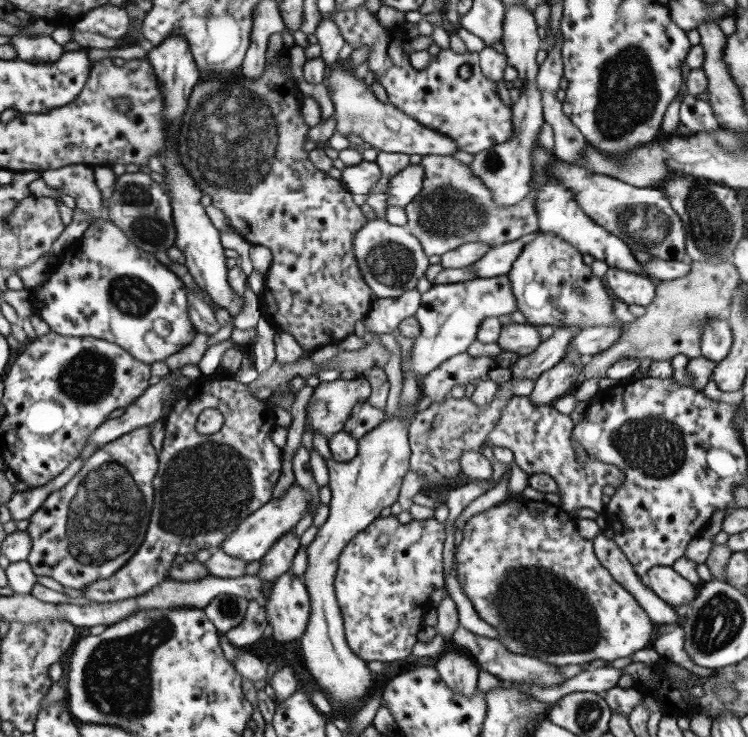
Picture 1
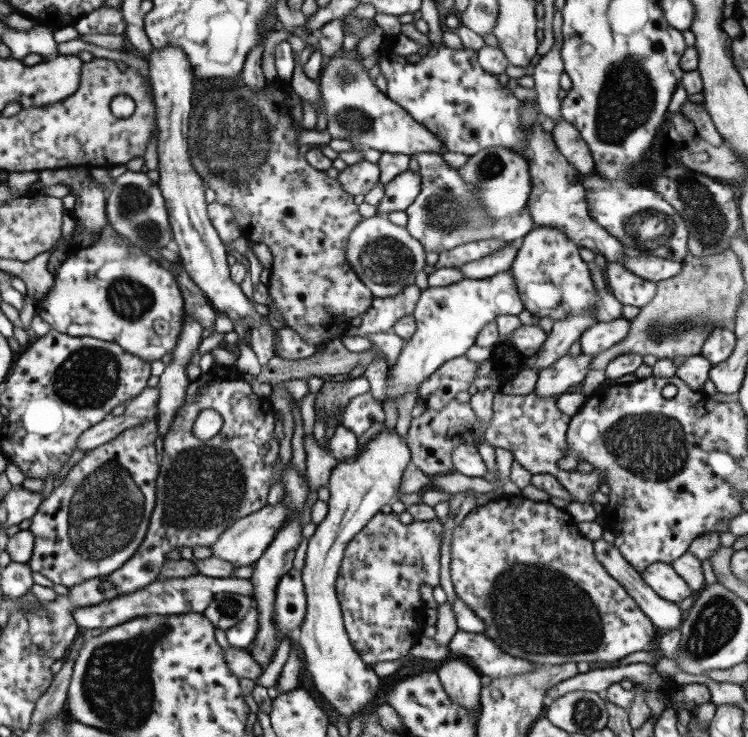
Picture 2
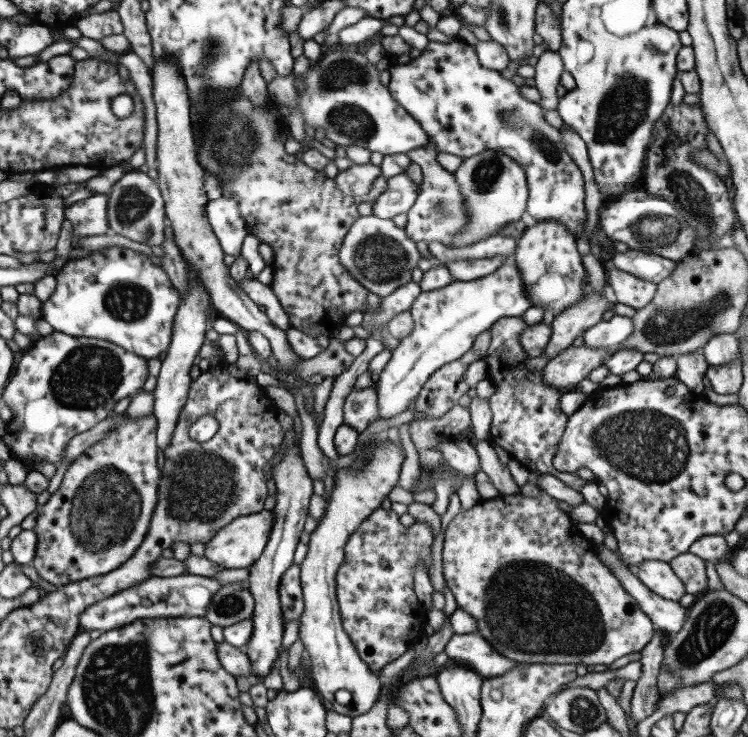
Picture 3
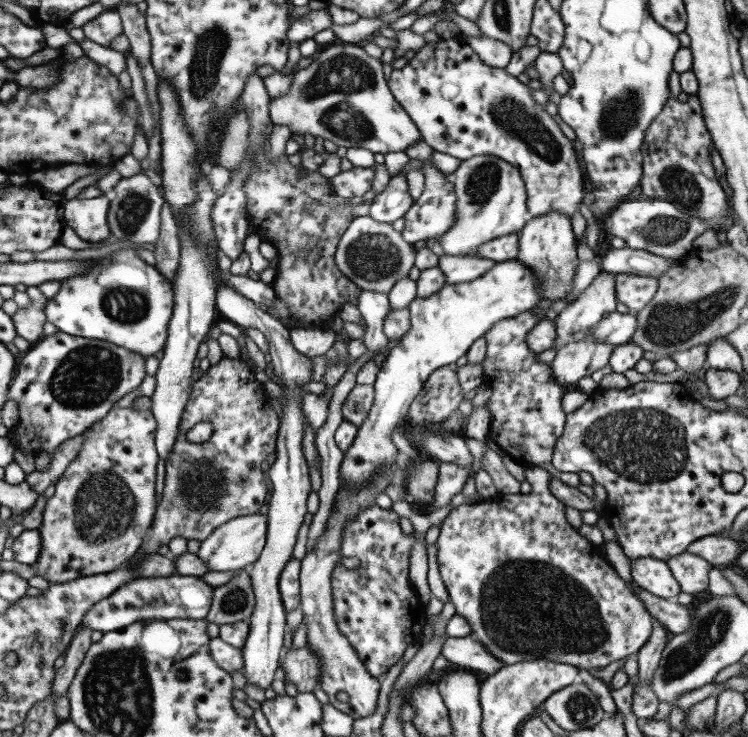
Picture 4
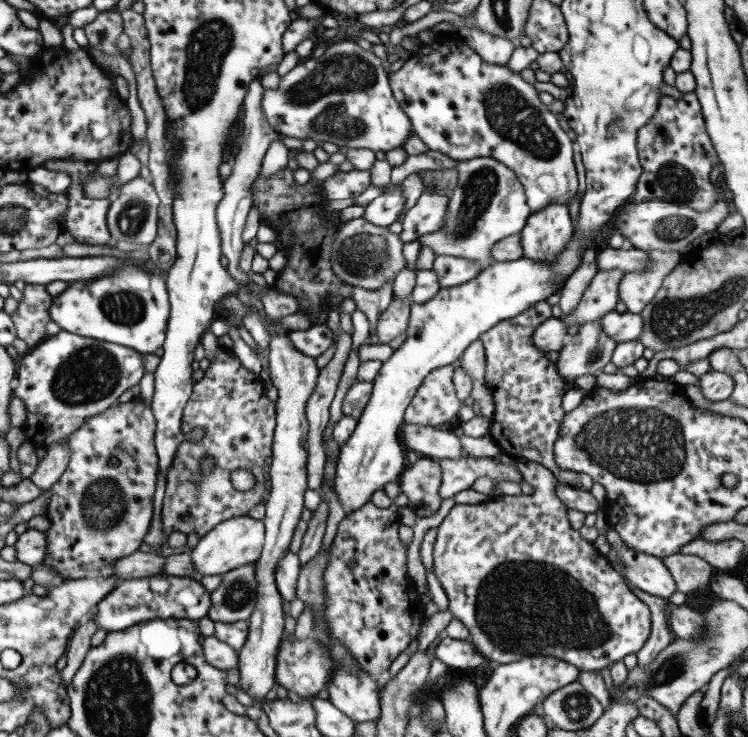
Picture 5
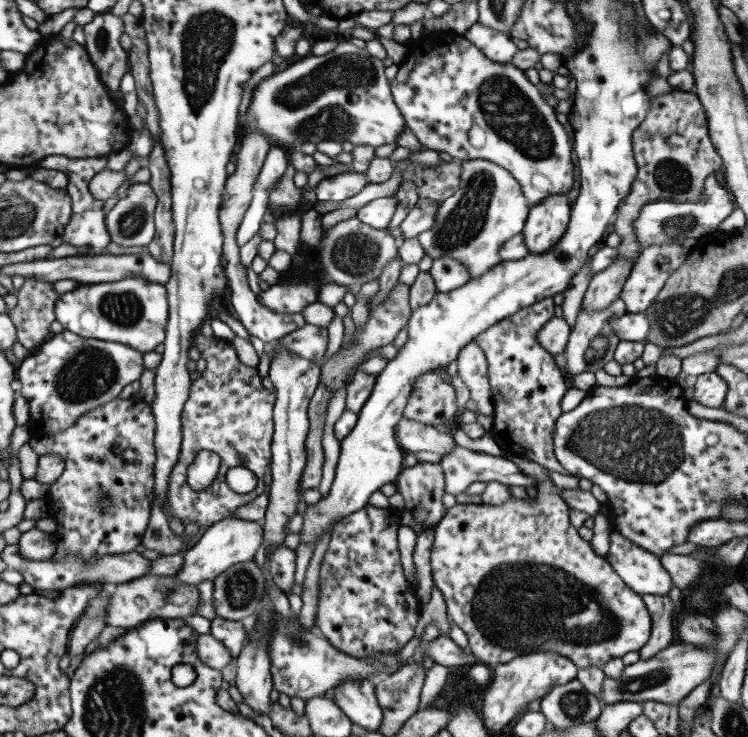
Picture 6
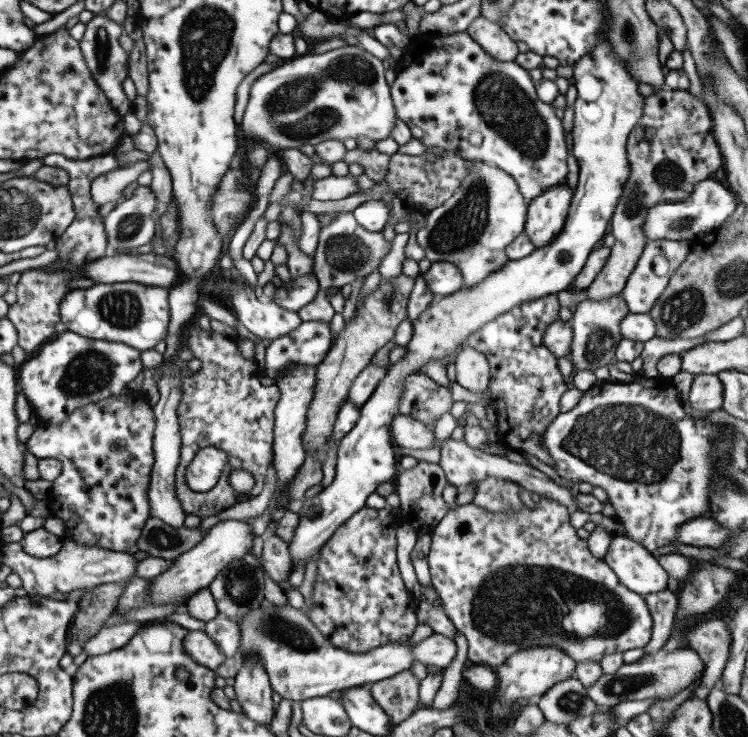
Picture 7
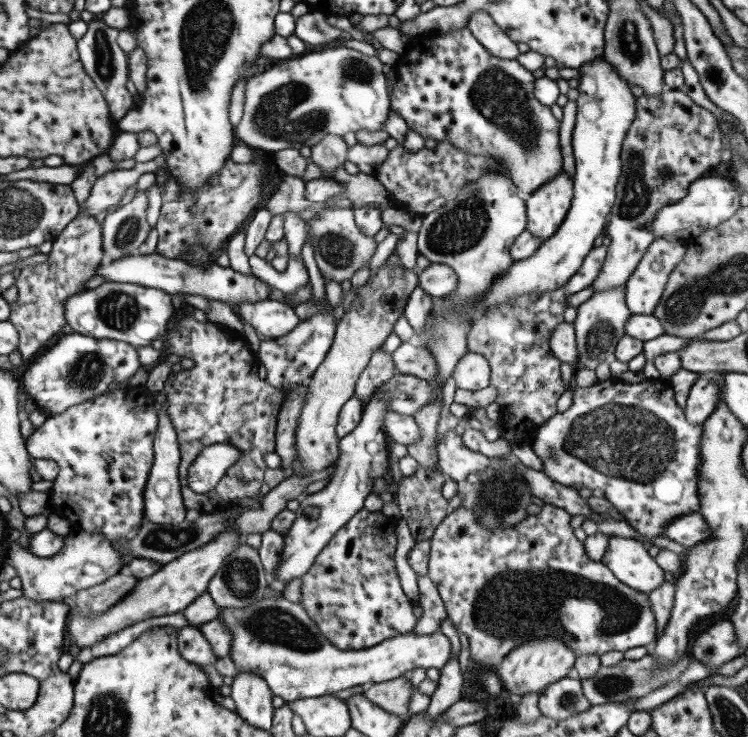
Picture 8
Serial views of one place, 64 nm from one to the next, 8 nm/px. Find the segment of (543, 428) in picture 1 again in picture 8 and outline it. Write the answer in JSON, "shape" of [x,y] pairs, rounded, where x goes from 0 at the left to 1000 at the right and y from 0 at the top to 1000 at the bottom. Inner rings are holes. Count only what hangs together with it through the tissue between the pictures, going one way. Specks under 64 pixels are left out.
{"shape":[[[811,334],[794,335],[779,353],[778,361],[759,384],[746,393],[735,396],[710,396],[691,404],[683,404],[675,412],[662,415],[654,426],[635,436],[624,450],[624,468],[628,476],[646,480],[656,499],[654,522],[666,531],[663,547],[668,552],[668,574],[676,583],[687,586],[689,600],[714,605],[714,589],[734,567],[746,562],[745,545],[749,536],[761,526],[749,514],[750,488],[737,476],[734,459],[742,442],[754,436],[754,421],[761,415],[757,404],[781,391],[789,389],[801,374],[810,353]]]}

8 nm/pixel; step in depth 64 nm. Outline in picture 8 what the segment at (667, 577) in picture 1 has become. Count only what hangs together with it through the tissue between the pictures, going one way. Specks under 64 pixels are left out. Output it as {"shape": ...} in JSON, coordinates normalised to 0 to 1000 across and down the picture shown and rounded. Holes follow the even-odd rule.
{"shape":[[[816,727],[813,730],[813,742],[805,765],[816,772],[832,792],[864,806],[877,801],[889,787],[889,773],[882,771],[876,757],[872,757],[864,744],[856,734],[845,730],[832,730],[828,727]]]}

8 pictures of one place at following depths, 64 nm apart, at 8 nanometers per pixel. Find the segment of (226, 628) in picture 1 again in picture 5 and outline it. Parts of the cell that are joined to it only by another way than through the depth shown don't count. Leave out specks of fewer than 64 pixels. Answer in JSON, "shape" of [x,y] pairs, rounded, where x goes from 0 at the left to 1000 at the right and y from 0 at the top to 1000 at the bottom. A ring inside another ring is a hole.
{"shape":[[[341,765],[297,779],[294,794],[282,803],[277,837],[286,845],[316,845],[332,840],[344,818]]]}

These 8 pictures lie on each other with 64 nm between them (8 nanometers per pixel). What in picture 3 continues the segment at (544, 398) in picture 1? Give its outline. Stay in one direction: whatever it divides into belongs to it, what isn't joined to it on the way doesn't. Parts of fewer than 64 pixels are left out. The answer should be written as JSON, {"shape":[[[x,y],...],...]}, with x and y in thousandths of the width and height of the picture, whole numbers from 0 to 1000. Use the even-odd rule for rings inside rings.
{"shape":[[[762,469],[733,490],[723,505],[726,521],[750,529],[786,513],[791,502],[807,495],[814,486],[810,472]]]}

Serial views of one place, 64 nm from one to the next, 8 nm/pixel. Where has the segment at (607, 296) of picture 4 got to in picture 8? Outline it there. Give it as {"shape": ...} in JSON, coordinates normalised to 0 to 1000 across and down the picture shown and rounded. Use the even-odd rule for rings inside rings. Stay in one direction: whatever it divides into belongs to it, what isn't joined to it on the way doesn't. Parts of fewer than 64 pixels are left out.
{"shape":[[[890,121],[885,130],[852,133],[850,160],[832,193],[833,237],[824,251],[824,269],[807,319],[817,323],[810,353],[790,387],[794,395],[834,389],[864,338],[877,324],[870,311],[881,282],[904,277],[920,254],[975,214],[968,174],[955,155],[928,140],[908,121]]]}

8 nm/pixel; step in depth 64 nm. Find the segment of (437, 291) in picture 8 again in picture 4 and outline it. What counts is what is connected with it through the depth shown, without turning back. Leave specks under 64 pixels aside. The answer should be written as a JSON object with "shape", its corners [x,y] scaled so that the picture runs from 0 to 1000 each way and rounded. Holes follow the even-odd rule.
{"shape":[[[596,346],[587,347],[586,364],[594,372],[596,385],[630,383],[650,372],[663,355],[639,347]]]}

